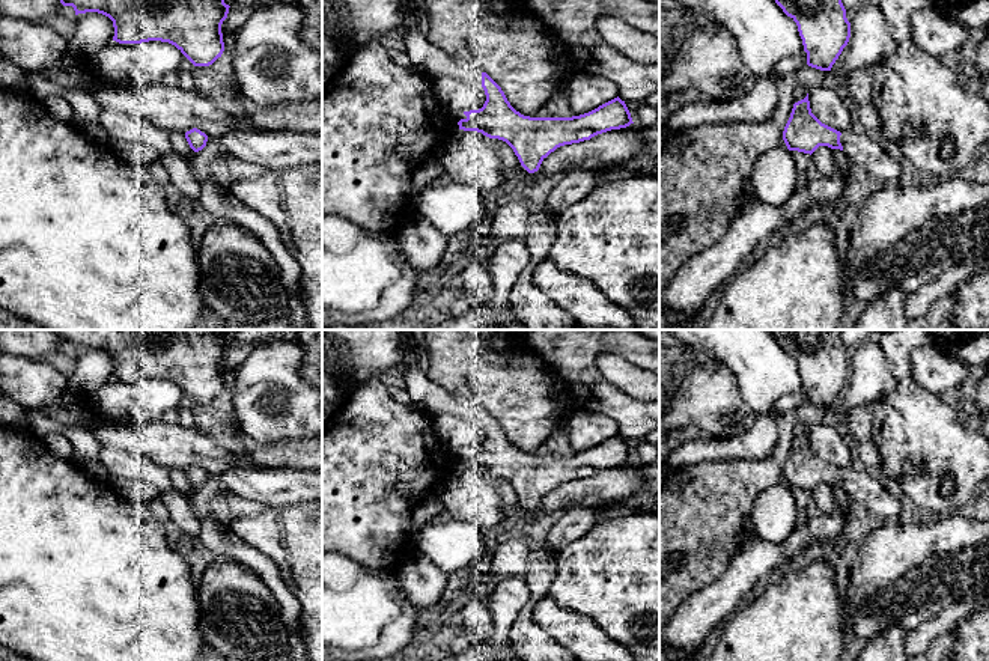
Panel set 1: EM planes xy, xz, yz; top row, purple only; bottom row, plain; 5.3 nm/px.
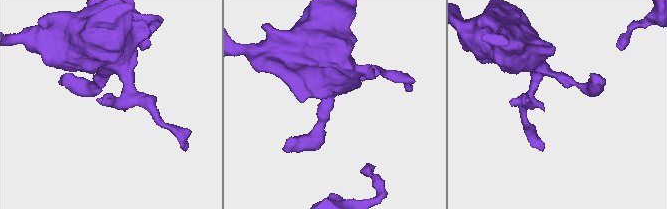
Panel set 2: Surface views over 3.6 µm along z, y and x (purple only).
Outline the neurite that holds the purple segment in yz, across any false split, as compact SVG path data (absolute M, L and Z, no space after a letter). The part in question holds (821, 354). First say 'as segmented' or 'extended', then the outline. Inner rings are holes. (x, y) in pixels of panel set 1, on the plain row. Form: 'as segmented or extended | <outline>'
as segmented | M841 330L768 331L796 360L807 402L831 408L851 375L851 360L846 355Z

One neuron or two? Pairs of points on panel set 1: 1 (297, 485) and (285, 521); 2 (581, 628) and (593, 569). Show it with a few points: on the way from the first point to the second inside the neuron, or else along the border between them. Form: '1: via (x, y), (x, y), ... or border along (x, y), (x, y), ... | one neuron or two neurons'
1: border along (306, 500), (283, 508), (265, 508) | two neurons
2: border along (553, 600), (565, 609), (589, 616), (611, 639) | two neurons

